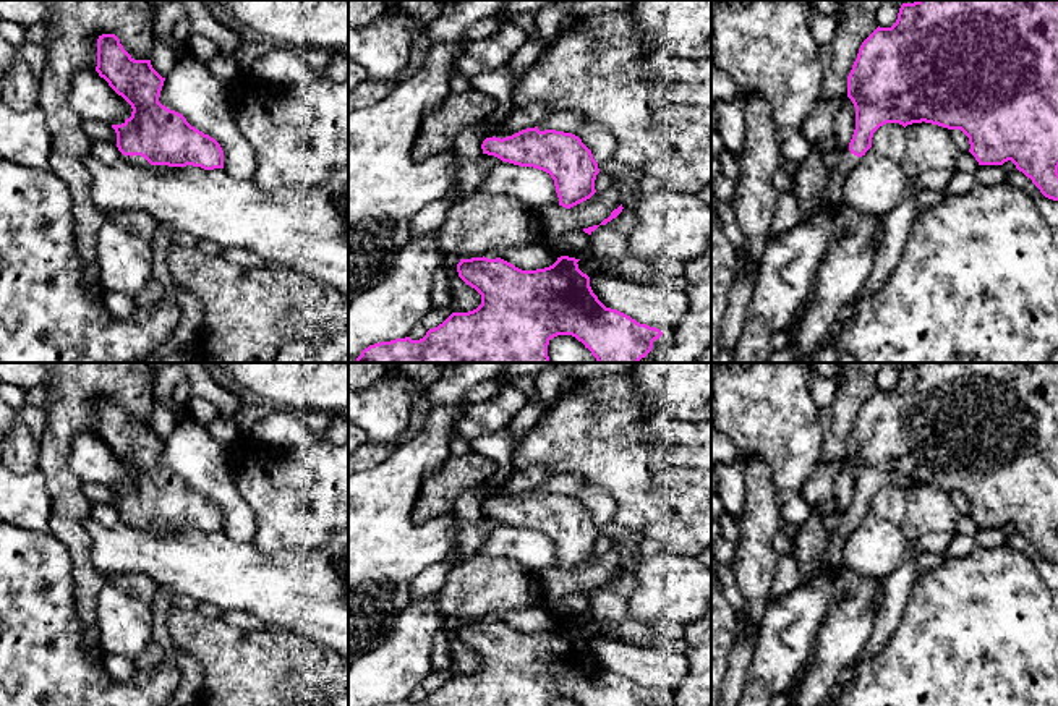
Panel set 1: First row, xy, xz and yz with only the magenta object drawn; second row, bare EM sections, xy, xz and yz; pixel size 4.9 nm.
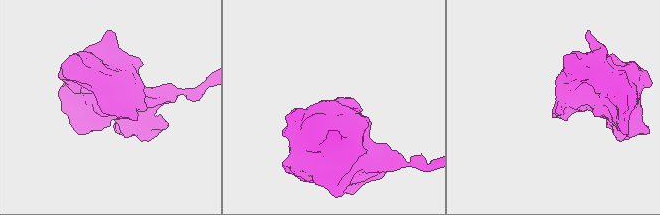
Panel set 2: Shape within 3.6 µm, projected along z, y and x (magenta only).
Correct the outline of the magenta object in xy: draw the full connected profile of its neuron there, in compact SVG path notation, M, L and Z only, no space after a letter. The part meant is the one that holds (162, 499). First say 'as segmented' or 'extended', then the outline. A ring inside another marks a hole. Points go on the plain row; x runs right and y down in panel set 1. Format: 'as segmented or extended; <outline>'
extended; M102 397L97 402L96 434L109 449L122 458L133 471L131 479L122 487L112 487L117 495L117 510L130 518L138 530L201 530L204 533L224 531L224 513L220 507L191 489L186 481L159 465L165 440L151 427L151 423L134 423L120 406L115 397Z

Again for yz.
extended; M917 363L902 366L891 390L877 390L860 408L847 439L847 460L855 470L855 492L849 510L825 554L826 573L771 601L758 623L749 677L737 706L771 706L771 698L786 693L805 664L820 625L826 617L833 581L846 568L843 547L847 536L872 510L873 495L886 486L904 491L932 486L961 492L979 528L1003 528L1011 523L1040 555L1058 564L1058 363Z

